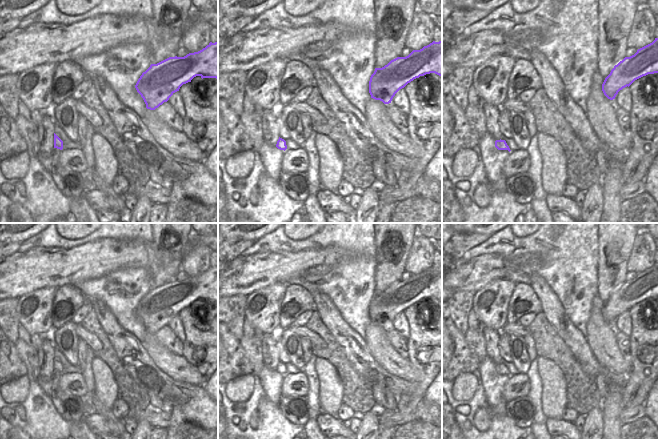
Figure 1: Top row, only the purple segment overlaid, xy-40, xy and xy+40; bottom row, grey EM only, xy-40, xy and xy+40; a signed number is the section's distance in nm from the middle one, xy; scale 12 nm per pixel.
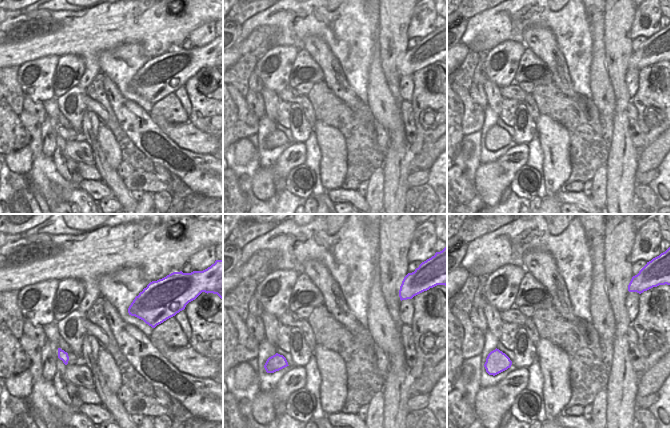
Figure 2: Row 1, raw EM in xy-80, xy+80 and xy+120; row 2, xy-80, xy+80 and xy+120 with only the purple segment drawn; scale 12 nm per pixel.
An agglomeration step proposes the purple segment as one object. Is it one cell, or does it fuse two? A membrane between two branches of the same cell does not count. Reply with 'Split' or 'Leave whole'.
Leave whole

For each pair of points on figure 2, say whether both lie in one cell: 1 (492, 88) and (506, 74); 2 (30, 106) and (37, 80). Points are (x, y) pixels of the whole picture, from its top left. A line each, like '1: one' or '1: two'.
1: two
2: two

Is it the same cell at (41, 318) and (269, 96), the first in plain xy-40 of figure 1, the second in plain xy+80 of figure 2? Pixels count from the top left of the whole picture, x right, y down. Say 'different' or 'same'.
different

